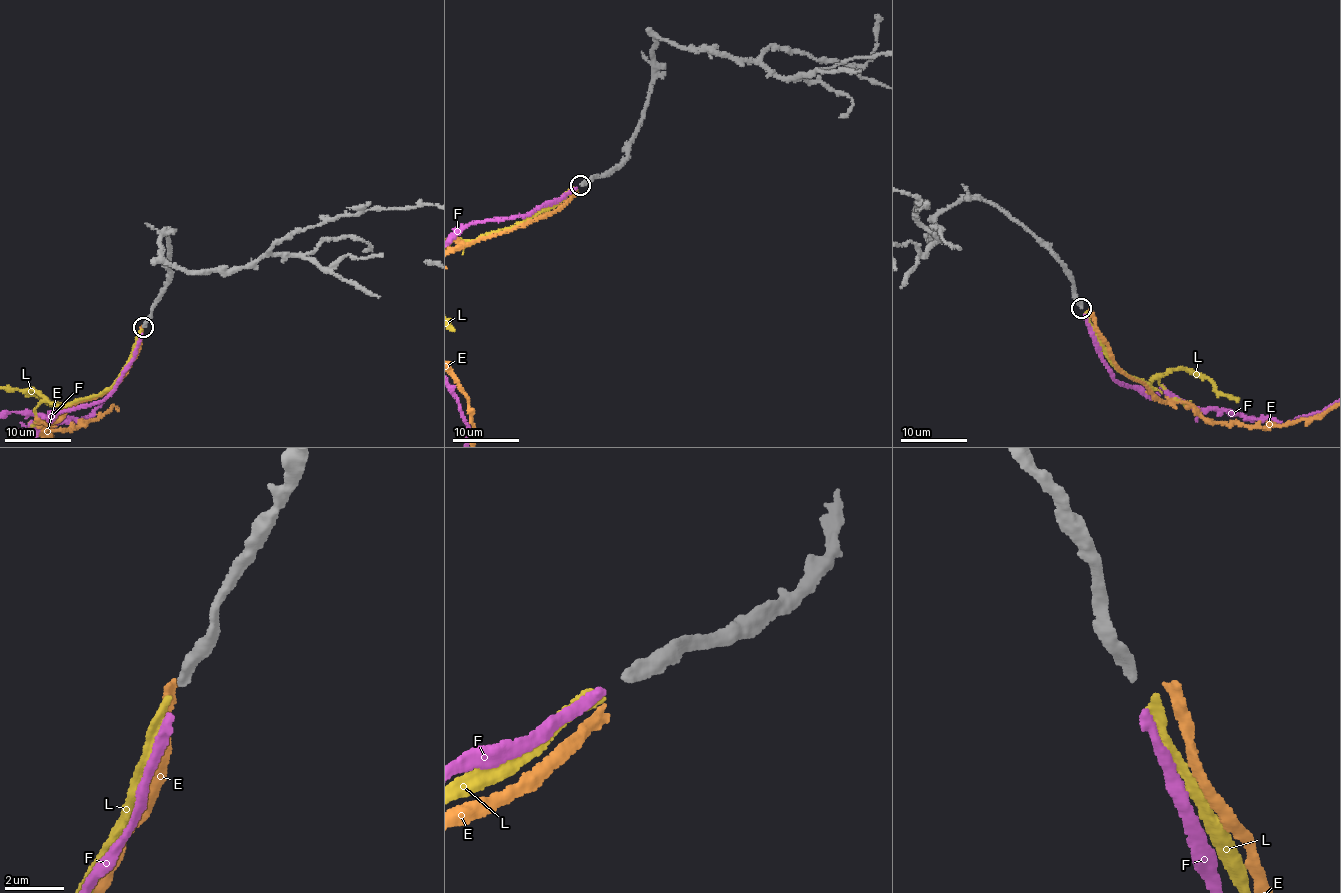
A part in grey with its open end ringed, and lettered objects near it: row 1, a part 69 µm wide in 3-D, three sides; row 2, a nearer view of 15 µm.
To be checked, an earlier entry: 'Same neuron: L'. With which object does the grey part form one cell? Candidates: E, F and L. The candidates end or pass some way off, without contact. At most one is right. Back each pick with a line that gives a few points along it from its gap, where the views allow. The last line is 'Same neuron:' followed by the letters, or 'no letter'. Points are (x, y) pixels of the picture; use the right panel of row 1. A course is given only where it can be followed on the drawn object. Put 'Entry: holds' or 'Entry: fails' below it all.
Same neuron: F
Entry: fails

